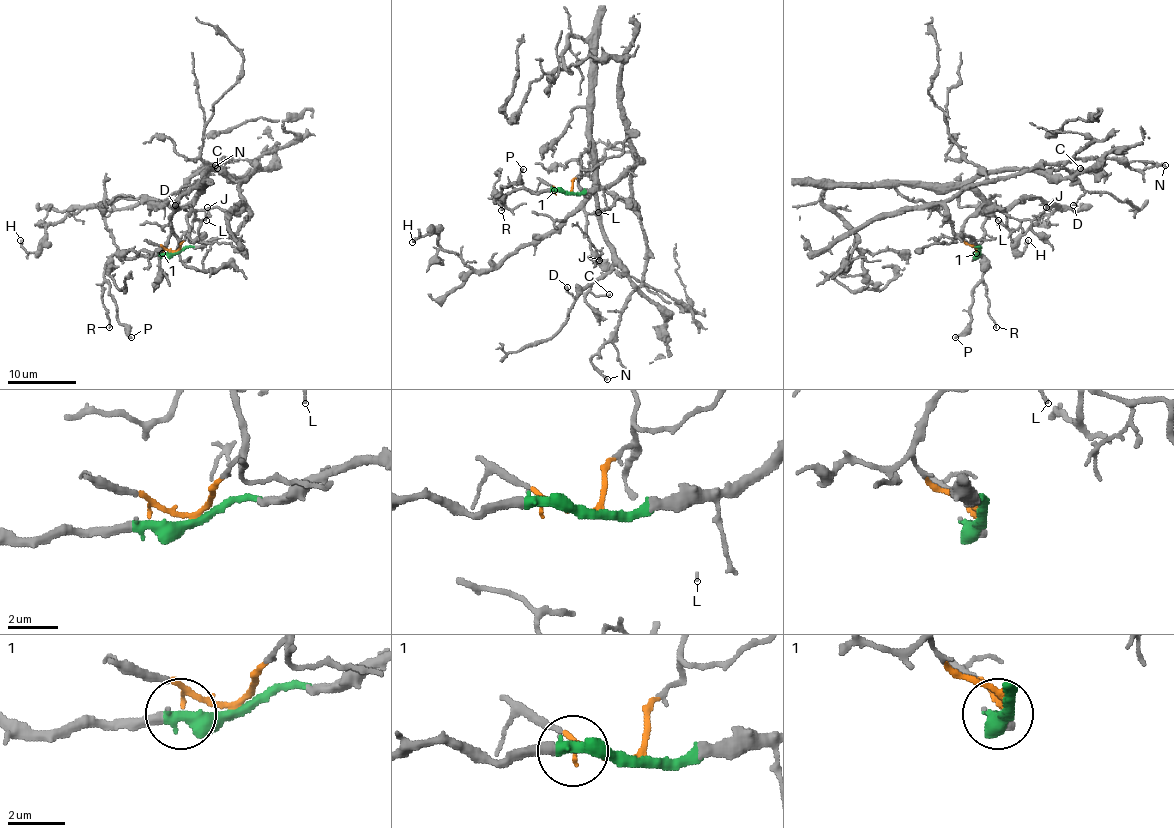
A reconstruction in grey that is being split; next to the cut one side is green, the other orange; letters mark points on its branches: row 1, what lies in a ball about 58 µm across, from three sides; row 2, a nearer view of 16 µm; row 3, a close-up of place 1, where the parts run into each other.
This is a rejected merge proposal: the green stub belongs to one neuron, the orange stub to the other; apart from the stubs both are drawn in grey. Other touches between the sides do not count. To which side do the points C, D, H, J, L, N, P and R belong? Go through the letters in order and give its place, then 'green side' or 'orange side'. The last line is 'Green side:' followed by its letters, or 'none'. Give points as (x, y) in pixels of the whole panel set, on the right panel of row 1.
C: place (1080, 168); orange side
D: place (1073, 205); orange side
H: place (1028, 240); orange side
J: place (1046, 207); orange side
L: place (998, 220); orange side
N: place (1165, 165); green side
P: place (955, 337); green side
R: place (996, 327); green side
Green side: N, P, R

